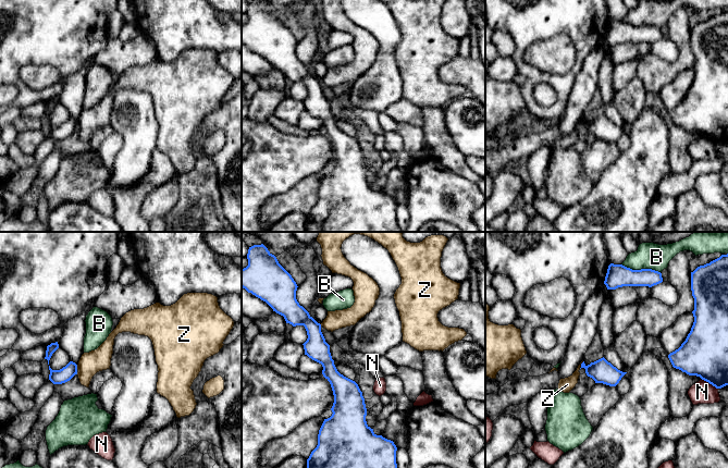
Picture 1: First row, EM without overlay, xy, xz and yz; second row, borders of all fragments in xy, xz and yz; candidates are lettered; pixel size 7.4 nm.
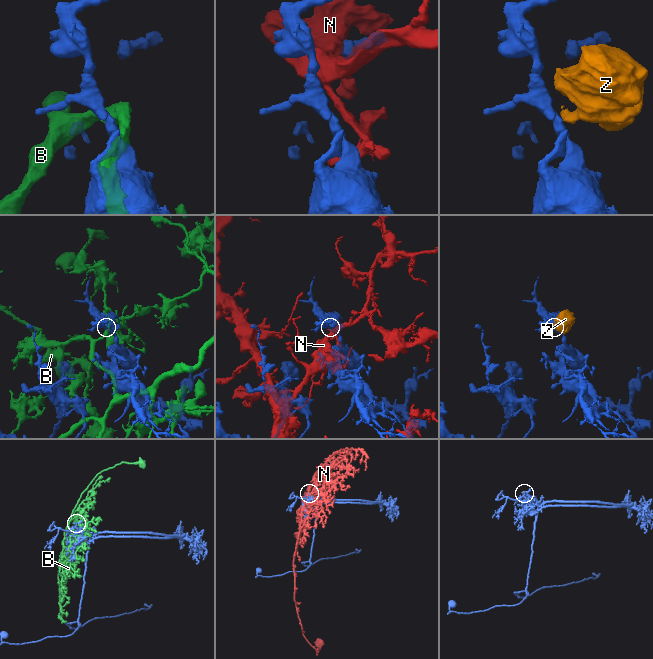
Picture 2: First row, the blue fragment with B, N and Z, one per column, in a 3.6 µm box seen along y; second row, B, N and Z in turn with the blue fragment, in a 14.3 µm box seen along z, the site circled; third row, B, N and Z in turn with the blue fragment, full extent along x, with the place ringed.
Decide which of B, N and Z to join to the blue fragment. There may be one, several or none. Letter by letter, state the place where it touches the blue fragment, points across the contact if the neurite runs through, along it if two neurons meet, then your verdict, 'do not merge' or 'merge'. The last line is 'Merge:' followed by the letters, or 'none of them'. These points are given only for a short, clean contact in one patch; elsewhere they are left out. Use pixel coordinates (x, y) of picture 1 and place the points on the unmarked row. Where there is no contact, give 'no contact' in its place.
B: meets blue in yz at (641, 25); do not merge
N: meets blue in yz at (710, 139); do not merge
Z: meets blue in yz at (581, 121); border along yz (583, 118), (579, 124); do not merge
Merge: none of them

